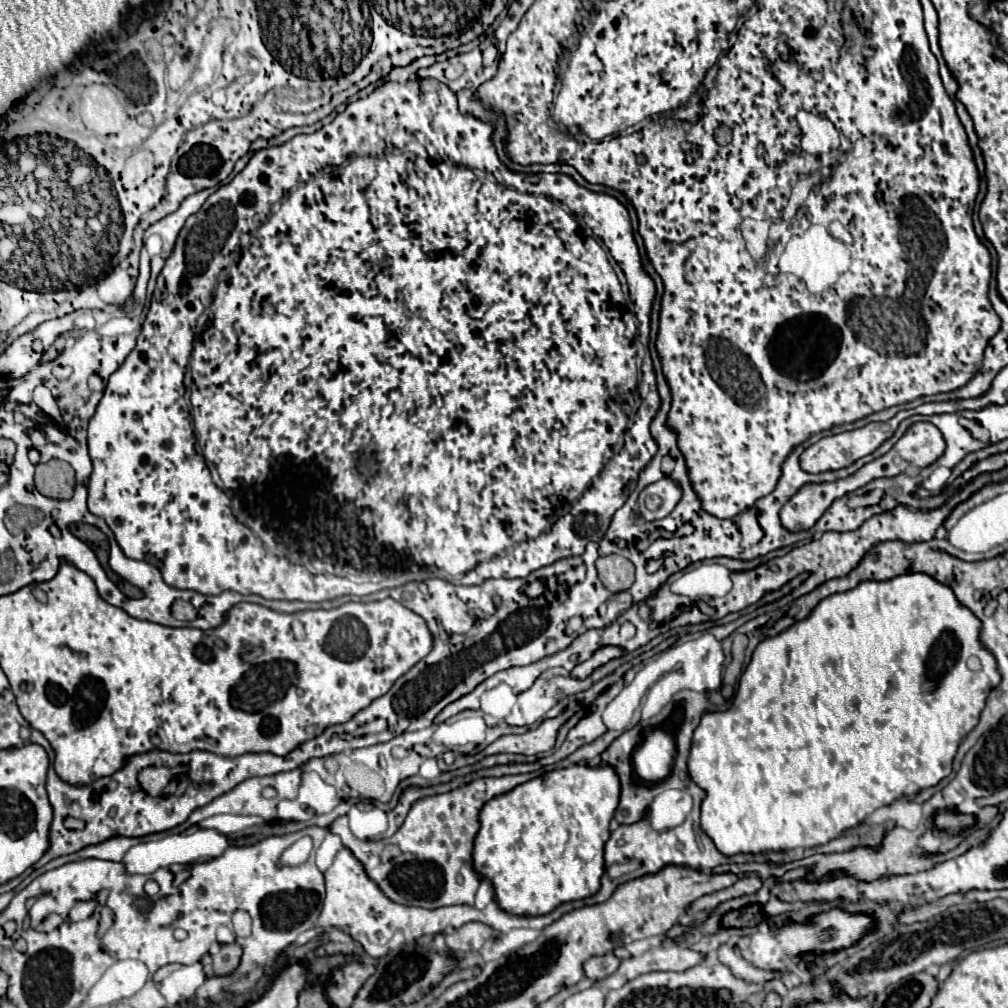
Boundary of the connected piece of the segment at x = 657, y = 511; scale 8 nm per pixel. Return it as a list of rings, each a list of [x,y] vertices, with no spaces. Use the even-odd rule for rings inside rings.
[[[662,478],[662,480],[658,480],[658,482],[654,482],[654,484],[650,484],[650,486],[646,486],[642,492],[640,492],[640,496],[638,496],[638,506],[640,506],[640,516],[644,518],[644,520],[648,520],[648,522],[652,522],[652,520],[660,520],[660,518],[664,518],[664,516],[668,516],[672,510],[674,510],[674,506],[678,504],[678,500],[680,500],[680,488],[678,488],[678,484],[674,482],[674,480],[670,480],[670,478]],[[646,496],[652,496],[652,500],[654,500],[654,510],[650,510],[648,506],[646,506]]]

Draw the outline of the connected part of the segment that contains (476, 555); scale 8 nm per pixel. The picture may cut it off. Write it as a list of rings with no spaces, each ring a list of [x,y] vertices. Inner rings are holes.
[[[426,78],[426,80],[410,80],[410,82],[406,82],[406,84],[396,84],[396,82],[384,82],[384,84],[382,84],[382,86],[378,86],[378,88],[376,88],[376,90],[374,90],[374,92],[372,92],[372,94],[370,94],[370,96],[368,96],[368,98],[362,98],[362,100],[356,100],[356,102],[352,102],[352,104],[348,104],[348,106],[346,106],[346,110],[344,110],[344,112],[342,112],[342,114],[338,114],[338,116],[336,116],[336,118],[334,118],[334,120],[332,120],[332,122],[330,122],[330,124],[326,124],[326,126],[322,126],[322,128],[320,128],[320,130],[316,130],[316,132],[314,132],[314,134],[300,134],[300,136],[294,136],[294,138],[292,138],[292,140],[288,140],[288,142],[284,142],[284,144],[282,144],[282,146],[272,146],[272,148],[264,148],[264,150],[258,150],[258,152],[254,152],[254,156],[252,156],[252,158],[250,158],[250,162],[248,162],[248,164],[246,164],[246,168],[244,168],[244,170],[242,170],[242,172],[240,172],[240,174],[236,174],[236,176],[234,176],[234,180],[232,180],[232,182],[230,182],[230,184],[224,184],[224,186],[220,186],[220,188],[218,188],[218,190],[216,190],[216,192],[214,192],[214,194],[210,194],[210,196],[208,196],[208,200],[206,200],[206,204],[204,204],[204,206],[202,206],[202,208],[200,208],[200,210],[198,210],[198,212],[196,212],[196,214],[194,214],[194,216],[190,216],[190,218],[188,218],[188,220],[186,220],[186,224],[184,224],[184,228],[182,228],[182,232],[180,232],[180,234],[178,234],[178,240],[176,240],[176,244],[174,244],[174,248],[172,248],[172,254],[170,254],[170,256],[168,256],[168,260],[166,260],[166,264],[164,264],[164,268],[162,268],[162,272],[160,272],[160,276],[158,276],[158,284],[156,284],[156,290],[154,290],[154,294],[152,294],[152,302],[150,302],[150,310],[148,310],[148,314],[146,314],[146,320],[144,320],[144,324],[142,324],[142,332],[140,332],[140,336],[138,336],[138,340],[136,340],[136,348],[134,348],[134,350],[132,350],[132,352],[130,352],[130,354],[128,354],[128,358],[126,358],[126,362],[124,362],[124,364],[122,364],[122,366],[120,366],[120,368],[118,368],[118,370],[116,370],[116,372],[114,372],[114,374],[112,374],[112,376],[110,376],[110,378],[108,378],[108,384],[106,384],[106,392],[104,392],[104,396],[102,396],[102,400],[100,400],[100,404],[98,404],[98,408],[96,408],[96,414],[94,414],[94,416],[92,416],[92,418],[90,418],[90,426],[88,426],[88,450],[90,450],[90,458],[92,458],[92,464],[94,464],[94,472],[92,472],[92,476],[90,476],[90,482],[88,482],[88,510],[90,510],[90,512],[92,512],[92,514],[94,514],[94,516],[98,516],[98,518],[104,518],[104,520],[106,520],[106,524],[108,524],[108,526],[110,526],[110,530],[112,530],[112,532],[114,532],[114,536],[116,536],[116,542],[118,542],[118,544],[120,544],[120,548],[122,548],[122,552],[124,552],[124,554],[126,554],[126,556],[128,556],[128,558],[134,558],[134,560],[146,560],[146,562],[150,562],[150,564],[154,564],[154,566],[156,566],[156,568],[158,568],[158,570],[160,570],[160,572],[162,572],[162,578],[164,578],[164,582],[166,582],[166,584],[168,584],[168,586],[172,586],[172,588],[186,588],[186,590],[194,590],[194,592],[200,592],[200,594],[206,594],[206,596],[216,596],[216,594],[220,594],[220,592],[224,592],[224,590],[234,590],[234,592],[240,592],[240,594],[260,594],[260,596],[264,596],[264,598],[268,598],[268,600],[302,600],[302,602],[322,602],[322,600],[328,600],[328,602],[330,602],[330,604],[328,604],[328,610],[330,610],[330,608],[336,608],[336,606],[342,606],[342,604],[346,604],[346,602],[378,602],[378,600],[384,600],[384,598],[392,598],[392,596],[388,596],[388,594],[386,594],[386,590],[392,590],[392,588],[396,588],[396,586],[402,586],[402,584],[408,584],[408,582],[424,582],[424,580],[426,580],[426,578],[432,578],[432,576],[442,576],[442,572],[446,572],[446,574],[450,574],[450,576],[452,576],[452,578],[450,578],[450,576],[446,576],[446,578],[444,578],[444,580],[446,580],[446,582],[452,582],[452,584],[466,584],[466,586],[470,586],[470,584],[482,584],[482,582],[484,582],[484,580],[488,580],[488,578],[526,578],[526,576],[528,576],[528,574],[530,574],[530,572],[532,572],[532,570],[538,570],[538,568],[542,568],[542,566],[548,566],[548,564],[554,564],[554,562],[556,562],[556,560],[560,560],[560,558],[566,558],[566,556],[576,556],[576,554],[582,554],[582,552],[584,552],[584,548],[586,548],[586,544],[588,544],[588,542],[592,542],[592,540],[594,540],[594,542],[600,542],[600,540],[602,540],[602,538],[604,538],[604,532],[606,532],[606,530],[608,530],[608,526],[610,526],[610,520],[612,520],[612,514],[614,514],[614,512],[616,512],[616,510],[618,510],[618,508],[620,508],[620,506],[622,506],[622,504],[624,504],[624,502],[626,502],[626,498],[628,498],[628,490],[630,490],[630,484],[634,484],[634,482],[636,482],[636,480],[638,480],[638,474],[640,474],[640,470],[642,470],[642,468],[644,468],[644,466],[646,466],[646,464],[648,464],[648,462],[650,462],[650,458],[652,458],[652,456],[654,456],[654,454],[656,454],[656,450],[658,450],[658,446],[656,446],[656,444],[654,444],[654,438],[652,438],[652,436],[650,436],[650,430],[648,430],[648,426],[650,426],[650,422],[652,422],[652,418],[654,418],[654,416],[656,416],[656,412],[658,412],[658,408],[660,408],[660,396],[659,396],[659,393],[658,393],[658,390],[657,390],[657,385],[656,385],[656,374],[655,374],[655,371],[654,371],[654,368],[653,368],[653,364],[652,364],[652,361],[650,361],[650,362],[648,362],[648,363],[647,363],[647,362],[646,362],[646,363],[645,363],[645,364],[644,364],[644,365],[643,365],[643,366],[642,366],[642,371],[643,371],[643,374],[642,374],[642,381],[641,381],[641,382],[640,382],[640,384],[639,384],[639,388],[638,388],[638,394],[639,394],[639,395],[640,395],[640,396],[638,396],[638,394],[636,394],[636,386],[638,386],[638,368],[636,368],[636,348],[634,348],[634,338],[636,338],[636,318],[637,318],[637,320],[638,320],[638,323],[639,323],[639,325],[638,325],[638,333],[637,333],[637,339],[638,339],[638,340],[639,340],[639,341],[640,341],[640,342],[641,342],[641,343],[642,343],[642,344],[644,344],[644,345],[645,345],[645,346],[648,346],[648,344],[649,344],[649,333],[650,333],[650,312],[651,312],[651,309],[652,309],[652,300],[654,300],[654,294],[656,294],[656,288],[654,288],[654,282],[652,282],[652,278],[650,278],[650,276],[648,276],[648,274],[646,274],[646,272],[644,272],[644,268],[642,268],[642,262],[640,262],[640,254],[638,254],[638,246],[636,246],[636,242],[634,242],[634,236],[632,236],[632,226],[630,226],[630,218],[628,218],[628,210],[626,210],[626,208],[624,208],[624,206],[622,206],[622,204],[620,204],[620,202],[618,202],[618,200],[616,200],[616,198],[612,198],[612,196],[608,196],[608,194],[596,194],[596,192],[590,192],[590,190],[586,190],[586,188],[582,188],[582,186],[578,186],[578,184],[576,184],[576,182],[574,182],[574,180],[572,180],[572,178],[570,178],[570,176],[566,176],[566,174],[516,174],[516,172],[512,172],[512,174],[510,174],[510,172],[508,172],[508,168],[506,168],[506,166],[504,166],[504,164],[502,164],[502,162],[500,162],[500,160],[498,160],[498,156],[496,156],[496,148],[494,148],[494,144],[492,144],[492,140],[490,140],[490,134],[492,134],[492,126],[490,126],[490,124],[486,124],[486,122],[482,122],[482,120],[476,120],[476,118],[474,118],[474,116],[462,116],[462,114],[460,114],[460,112],[458,112],[458,104],[456,104],[456,96],[454,96],[454,92],[452,92],[452,90],[450,90],[450,88],[448,88],[448,86],[446,86],[446,84],[442,84],[442,82],[436,82],[436,80],[432,80],[432,78]],[[474,170],[480,170],[480,172],[482,172],[482,174],[484,174],[484,176],[476,176],[476,174],[474,174]],[[494,174],[502,174],[502,178],[504,178],[504,184],[502,184],[502,182],[498,182],[498,180],[494,180]],[[578,220],[580,220],[580,222],[582,222],[582,226],[586,226],[586,228],[590,228],[590,230],[594,230],[594,234],[596,234],[596,236],[598,236],[598,238],[600,238],[600,240],[602,240],[602,242],[604,242],[604,246],[606,246],[606,248],[608,248],[608,252],[610,252],[610,254],[612,254],[612,258],[614,258],[614,260],[616,260],[616,262],[618,262],[618,264],[620,264],[620,268],[622,268],[622,272],[624,272],[624,276],[626,276],[626,280],[628,280],[628,288],[629,288],[629,295],[630,295],[630,298],[631,298],[631,300],[633,300],[633,302],[634,302],[634,312],[636,312],[636,316],[634,316],[634,312],[632,312],[632,310],[630,310],[630,306],[628,306],[628,300],[626,300],[626,298],[624,298],[624,294],[622,294],[622,288],[620,288],[620,282],[618,282],[618,278],[616,278],[616,274],[614,274],[614,270],[612,270],[612,266],[610,266],[610,262],[608,262],[608,256],[606,256],[606,252],[604,252],[604,250],[602,250],[602,246],[600,246],[600,244],[598,244],[598,242],[596,242],[596,240],[594,240],[594,238],[590,238],[590,236],[586,236],[586,234],[584,234],[584,232],[582,232],[582,226],[580,226],[580,222],[578,222]],[[192,380],[194,380],[194,384],[192,384],[192,418],[194,418],[194,426],[196,426],[196,428],[198,428],[198,446],[200,446],[200,452],[202,452],[202,454],[198,454],[198,452],[196,452],[196,436],[194,436],[194,426],[192,426],[192,418],[190,418],[190,406],[189,406],[189,405],[190,405],[190,403],[189,403],[189,402],[186,402],[186,399],[185,399],[185,394],[186,394],[186,388],[185,388],[185,387],[187,387],[187,388],[188,388],[188,387],[190,387],[190,385],[191,385],[191,383],[192,383]],[[640,404],[646,404],[646,408],[647,408],[647,411],[638,411],[638,408],[640,408]],[[206,462],[212,462],[212,464],[214,464],[214,466],[216,466],[216,470],[218,470],[218,474],[220,474],[220,478],[222,478],[222,484],[224,484],[224,490],[230,490],[230,492],[232,492],[232,494],[234,494],[234,496],[236,496],[236,498],[240,498],[240,500],[242,500],[242,512],[244,512],[244,520],[248,520],[248,522],[240,522],[240,520],[238,520],[238,518],[236,518],[236,520],[232,520],[232,516],[234,516],[234,512],[232,512],[232,502],[230,502],[230,498],[228,498],[228,496],[226,496],[226,492],[224,492],[224,490],[220,490],[220,488],[218,488],[218,486],[216,486],[216,484],[214,484],[214,480],[212,480],[212,474],[210,474],[210,470],[208,470],[208,464],[206,464]]]

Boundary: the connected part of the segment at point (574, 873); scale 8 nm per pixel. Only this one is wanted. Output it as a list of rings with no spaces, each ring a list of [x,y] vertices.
[[[574,764],[518,784],[510,792],[486,802],[480,812],[480,830],[474,840],[474,868],[482,878],[494,884],[500,908],[520,916],[540,916],[564,902],[596,894],[604,874],[604,844],[610,838],[610,820],[618,808],[618,796],[620,784],[614,768],[608,764],[596,768]]]

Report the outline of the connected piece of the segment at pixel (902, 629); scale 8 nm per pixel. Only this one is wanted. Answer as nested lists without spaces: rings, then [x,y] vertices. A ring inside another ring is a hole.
[[[910,572],[882,582],[864,580],[852,590],[832,594],[824,598],[806,620],[792,624],[778,636],[764,638],[756,646],[750,664],[740,676],[740,686],[730,708],[724,712],[706,712],[698,728],[694,730],[688,770],[692,780],[706,790],[700,820],[702,830],[726,856],[738,852],[814,848],[840,836],[846,828],[864,822],[876,808],[938,784],[952,772],[952,760],[956,756],[958,744],[962,742],[962,736],[966,736],[978,724],[986,696],[1002,680],[996,658],[980,642],[980,630],[982,622],[966,606],[958,604],[958,598],[954,596],[950,586],[934,580],[932,576],[926,576],[924,572]],[[970,656],[976,656],[980,660],[980,670],[968,668]]]

